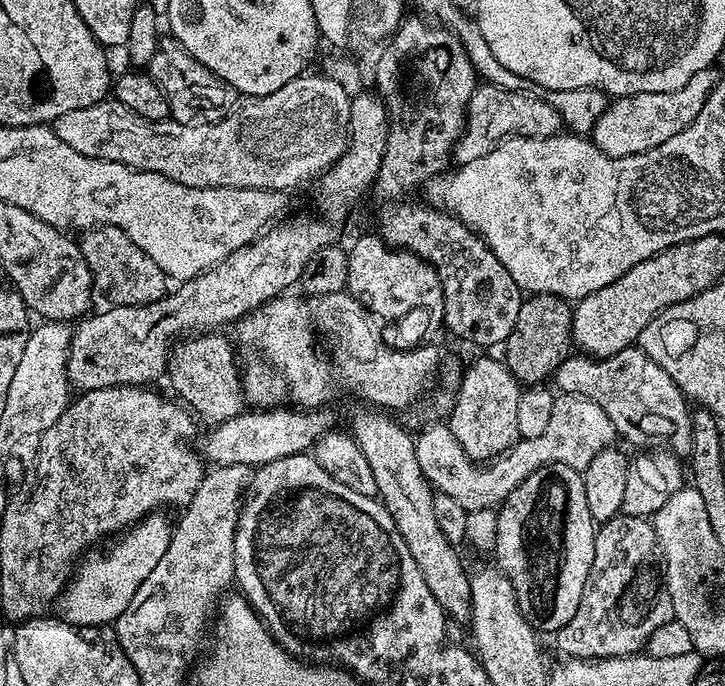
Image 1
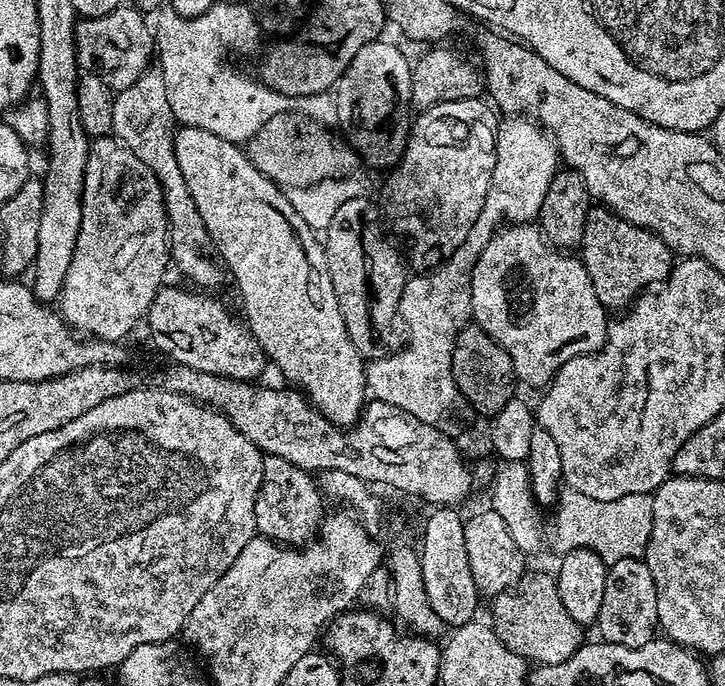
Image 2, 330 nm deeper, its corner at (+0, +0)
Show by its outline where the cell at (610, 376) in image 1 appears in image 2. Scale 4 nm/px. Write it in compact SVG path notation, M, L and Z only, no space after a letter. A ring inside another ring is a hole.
M516 222L501 227L486 242L486 250L472 271L471 319L510 354L514 374L521 385L543 389L551 384L556 372L570 358L596 352L608 341L609 313L600 305L579 255L553 247L539 227L532 222Z

